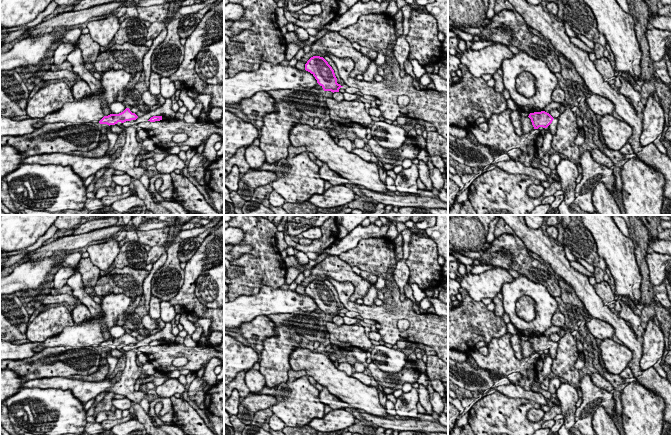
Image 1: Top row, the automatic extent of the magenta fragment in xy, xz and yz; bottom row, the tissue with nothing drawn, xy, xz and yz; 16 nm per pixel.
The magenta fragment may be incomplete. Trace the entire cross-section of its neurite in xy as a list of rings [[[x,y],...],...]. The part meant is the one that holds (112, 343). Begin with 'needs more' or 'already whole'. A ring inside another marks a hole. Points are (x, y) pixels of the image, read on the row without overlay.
needs more | [[[126,332],[123,336],[119,338],[110,338],[108,340],[104,340],[99,347],[107,348],[112,357],[116,357],[120,359],[124,353],[118,351],[116,348],[118,346],[124,347],[126,345],[136,344],[138,340],[135,337],[132,337],[129,332]]]

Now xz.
needs more | [[[320,280],[311,281],[305,288],[305,294],[310,296],[317,307],[323,312],[324,315],[331,315],[332,322],[336,325],[343,325],[343,317],[339,313],[343,310],[337,307],[334,294],[328,286]]]

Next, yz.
needs more | [[[545,335],[530,337],[528,340],[531,343],[534,353],[539,351],[546,352],[548,356],[554,359],[557,355],[558,344],[553,342]]]

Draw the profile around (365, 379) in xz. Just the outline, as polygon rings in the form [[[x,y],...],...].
[[[354,372],[351,376],[358,379],[365,385],[371,385],[372,377],[370,375],[365,375],[362,372]]]

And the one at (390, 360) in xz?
[[[374,345],[370,352],[373,363],[384,372],[399,373],[408,362],[407,356],[402,351],[385,345]]]

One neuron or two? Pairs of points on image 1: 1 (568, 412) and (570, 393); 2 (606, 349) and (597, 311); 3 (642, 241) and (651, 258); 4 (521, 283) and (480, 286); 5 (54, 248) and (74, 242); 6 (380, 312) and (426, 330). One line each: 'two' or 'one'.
1: one
2: two
3: two
4: two
5: one
6: one

